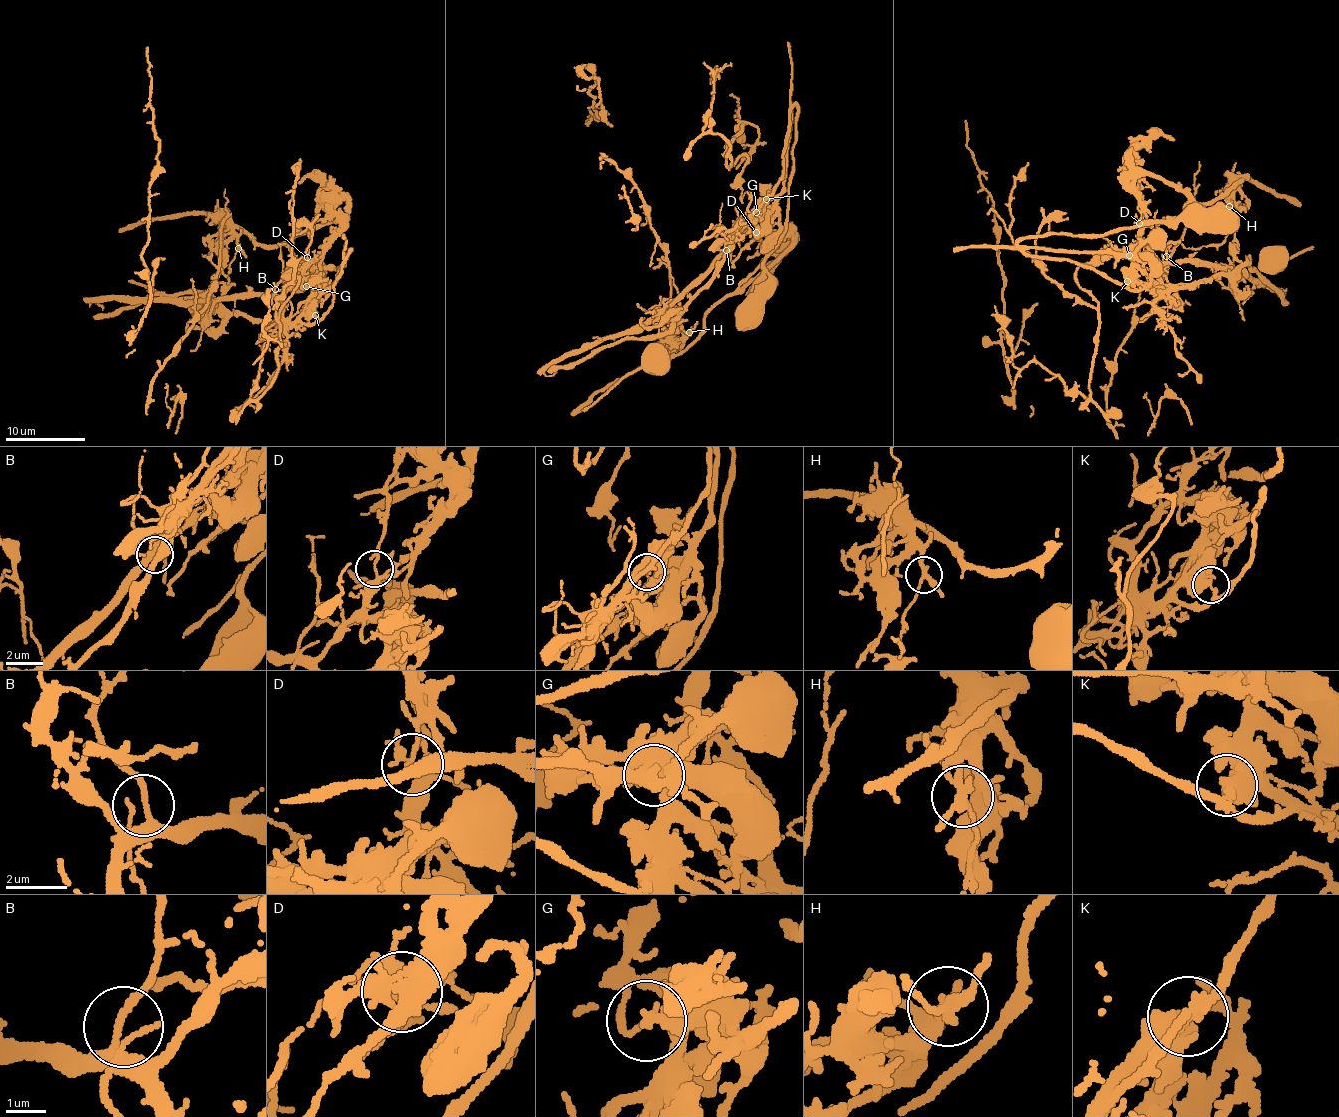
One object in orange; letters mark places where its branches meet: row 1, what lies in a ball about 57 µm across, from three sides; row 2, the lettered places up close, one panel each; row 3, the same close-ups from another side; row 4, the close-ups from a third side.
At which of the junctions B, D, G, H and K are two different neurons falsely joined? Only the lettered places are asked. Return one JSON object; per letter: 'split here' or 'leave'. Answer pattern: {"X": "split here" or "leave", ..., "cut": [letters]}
{"B": "leave", "D": "split here", "G": "split here", "H": "split here", "K": "leave", "cut": ["D", "G", "H"]}

